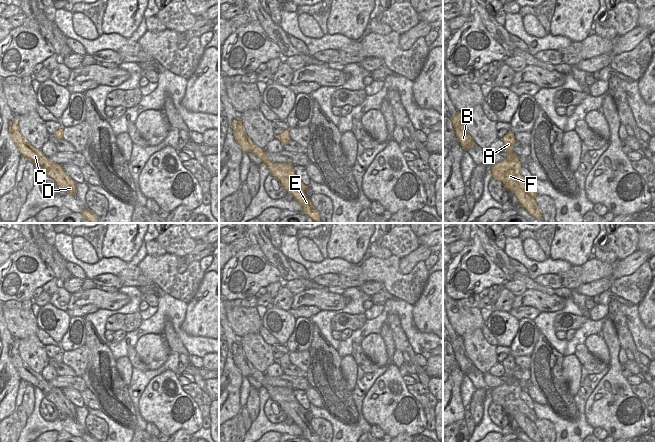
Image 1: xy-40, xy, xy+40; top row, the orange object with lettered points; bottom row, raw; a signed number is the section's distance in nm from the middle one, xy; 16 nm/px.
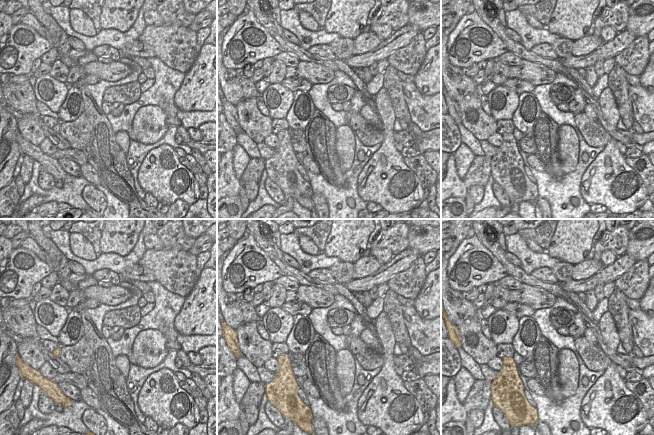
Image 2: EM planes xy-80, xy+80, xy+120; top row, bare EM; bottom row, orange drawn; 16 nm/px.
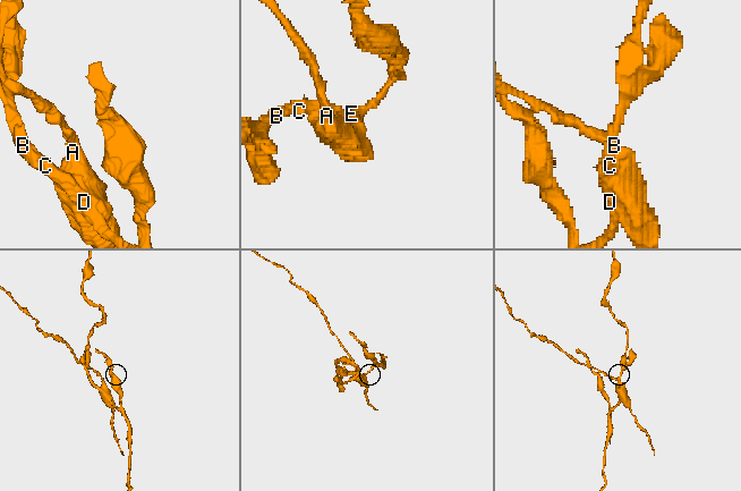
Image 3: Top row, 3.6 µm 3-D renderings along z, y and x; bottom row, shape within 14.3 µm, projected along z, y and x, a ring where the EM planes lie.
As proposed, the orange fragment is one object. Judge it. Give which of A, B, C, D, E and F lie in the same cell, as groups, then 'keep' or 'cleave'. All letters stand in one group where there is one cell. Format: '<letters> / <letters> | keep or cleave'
A F / B C D E | cleave

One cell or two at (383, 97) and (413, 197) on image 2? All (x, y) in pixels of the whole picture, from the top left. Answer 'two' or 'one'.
one

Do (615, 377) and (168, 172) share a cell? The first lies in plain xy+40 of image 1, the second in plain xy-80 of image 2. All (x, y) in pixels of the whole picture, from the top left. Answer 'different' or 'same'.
same

